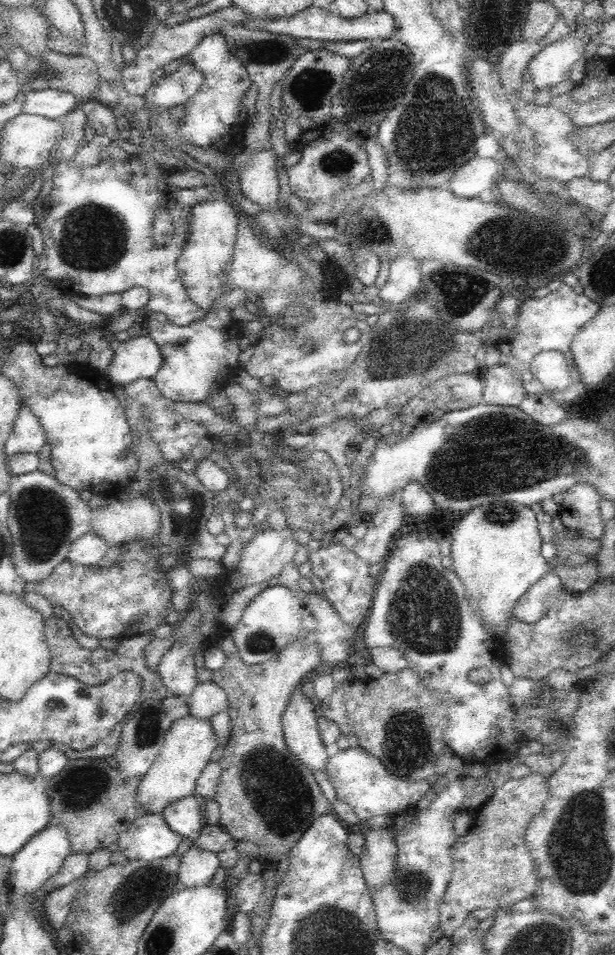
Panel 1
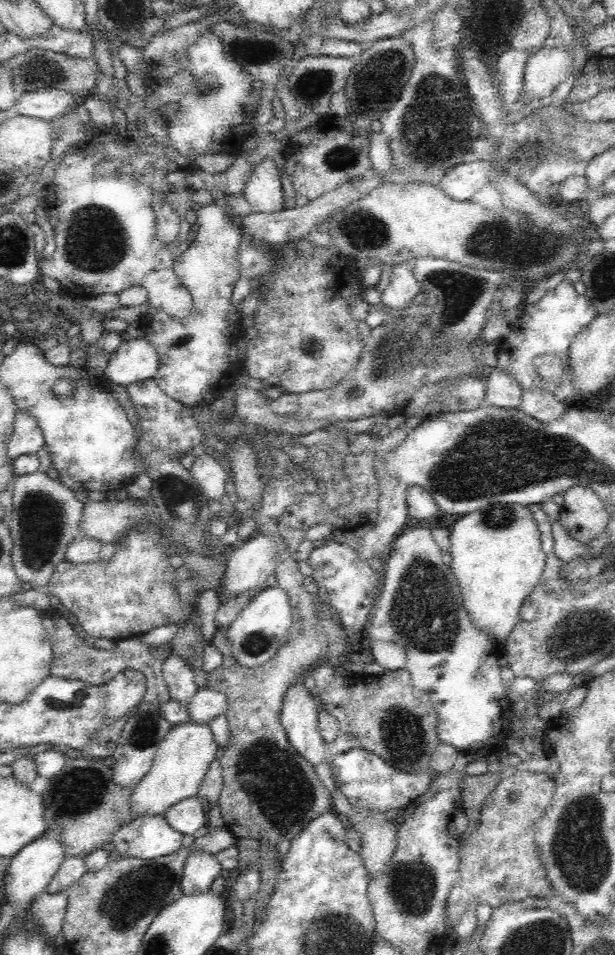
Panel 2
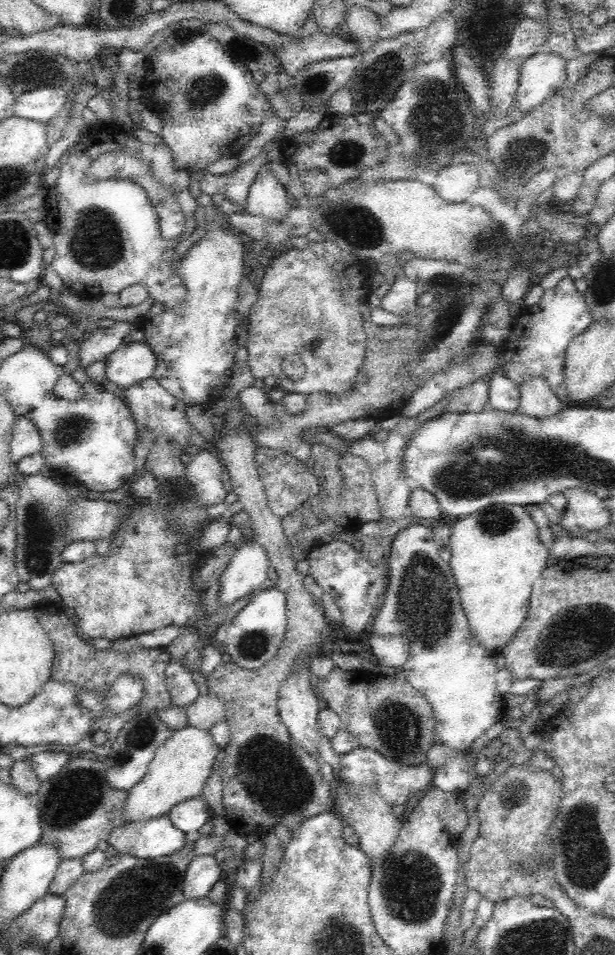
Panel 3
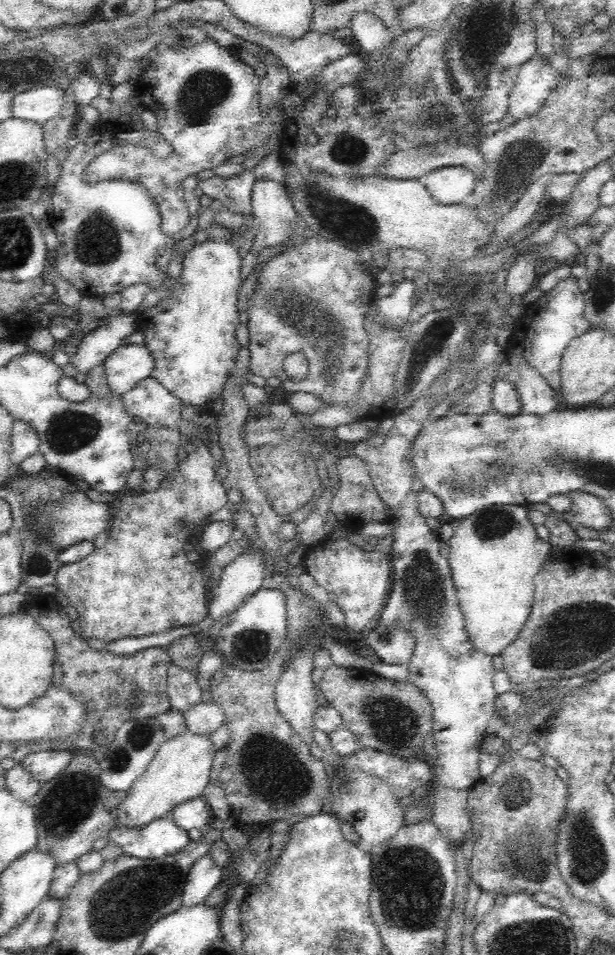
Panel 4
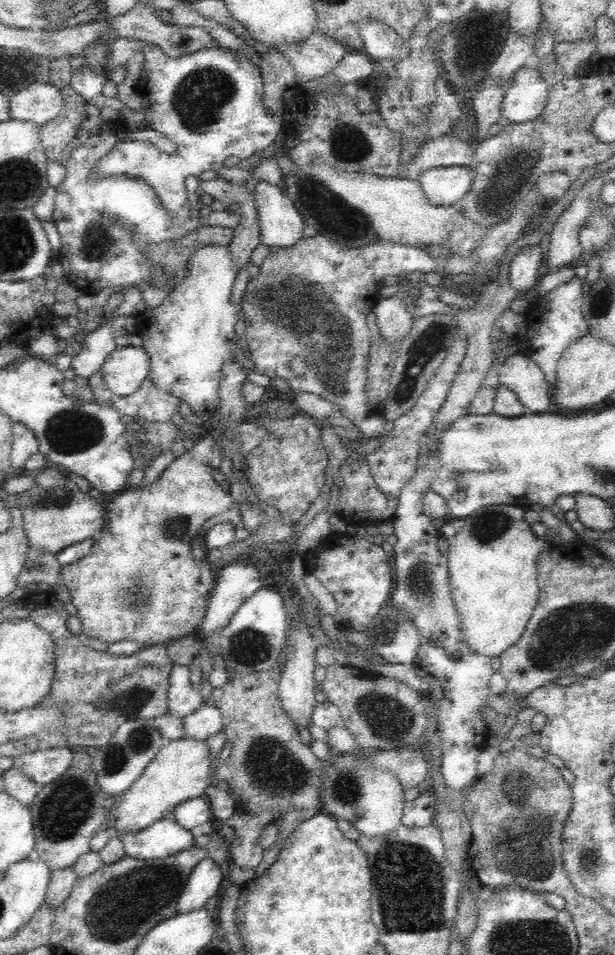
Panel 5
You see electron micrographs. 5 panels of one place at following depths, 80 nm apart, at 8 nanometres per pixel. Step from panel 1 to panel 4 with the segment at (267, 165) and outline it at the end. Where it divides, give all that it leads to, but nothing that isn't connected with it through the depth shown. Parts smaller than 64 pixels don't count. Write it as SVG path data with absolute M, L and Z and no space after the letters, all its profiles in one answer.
M257 180L254 183L251 197L252 214L258 226L256 228L256 238L254 238L254 248L241 260L241 287L255 270L259 251L266 247L283 245L284 243L290 245L291 238L299 232L295 230L295 222L298 220L299 214L293 207L293 200L288 197L285 183L274 180Z

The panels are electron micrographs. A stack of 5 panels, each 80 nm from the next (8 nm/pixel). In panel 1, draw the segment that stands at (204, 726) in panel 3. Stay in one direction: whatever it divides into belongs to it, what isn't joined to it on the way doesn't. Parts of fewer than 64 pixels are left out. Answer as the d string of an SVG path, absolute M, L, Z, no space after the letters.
M212 681L197 683L187 698L190 715L200 720L210 720L212 716L225 712L229 702L226 691Z

